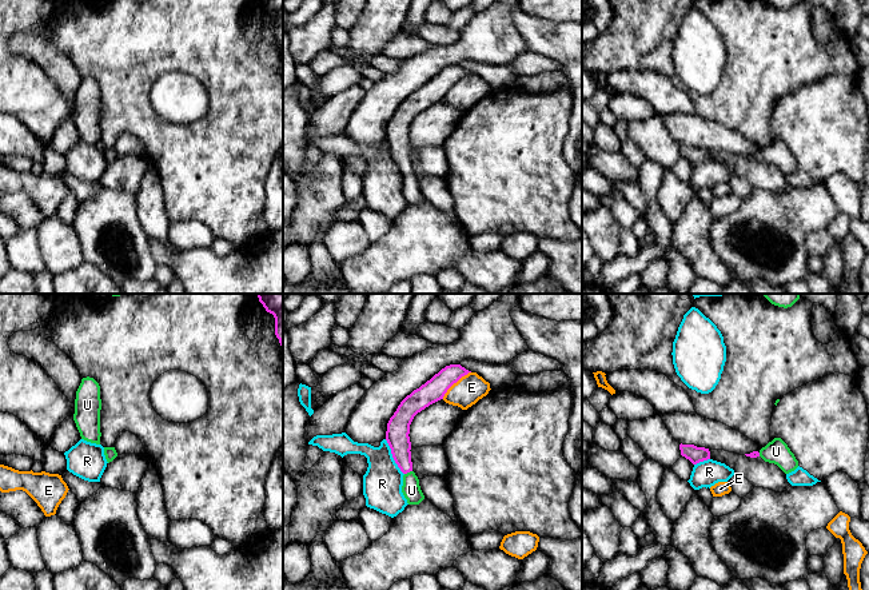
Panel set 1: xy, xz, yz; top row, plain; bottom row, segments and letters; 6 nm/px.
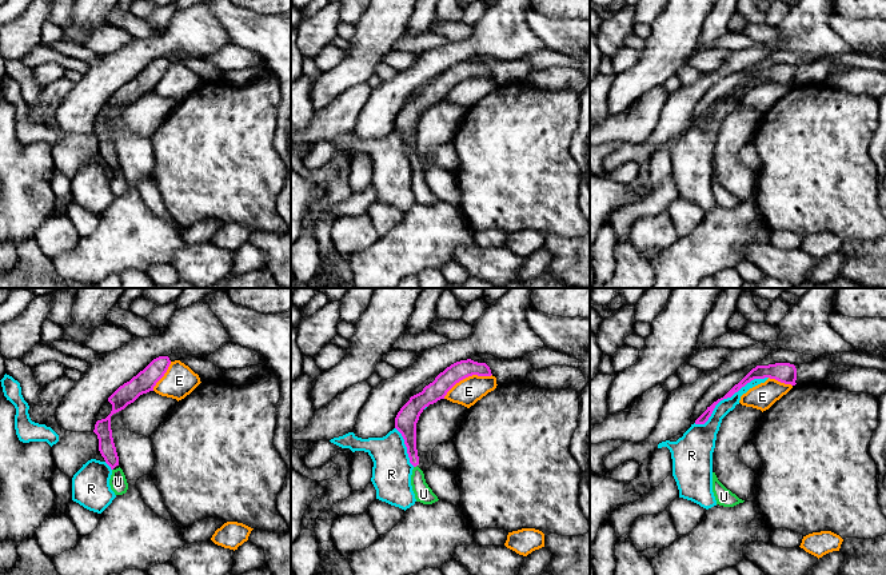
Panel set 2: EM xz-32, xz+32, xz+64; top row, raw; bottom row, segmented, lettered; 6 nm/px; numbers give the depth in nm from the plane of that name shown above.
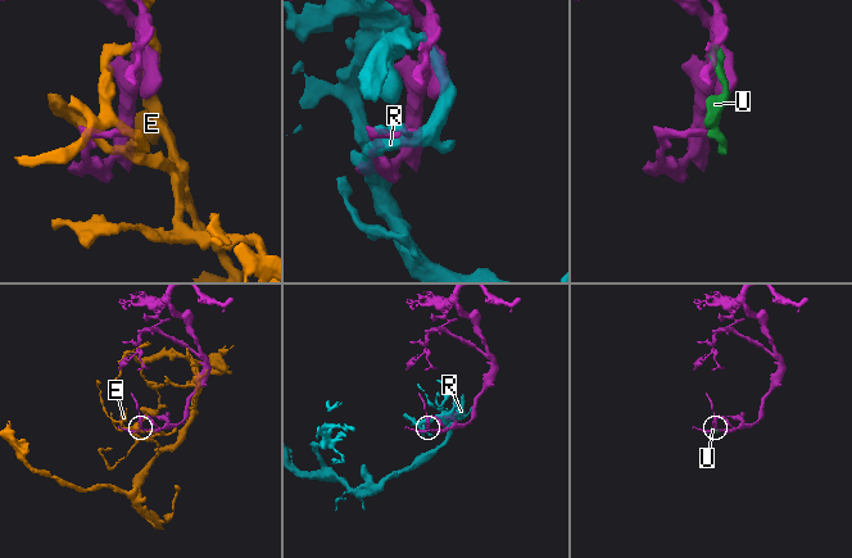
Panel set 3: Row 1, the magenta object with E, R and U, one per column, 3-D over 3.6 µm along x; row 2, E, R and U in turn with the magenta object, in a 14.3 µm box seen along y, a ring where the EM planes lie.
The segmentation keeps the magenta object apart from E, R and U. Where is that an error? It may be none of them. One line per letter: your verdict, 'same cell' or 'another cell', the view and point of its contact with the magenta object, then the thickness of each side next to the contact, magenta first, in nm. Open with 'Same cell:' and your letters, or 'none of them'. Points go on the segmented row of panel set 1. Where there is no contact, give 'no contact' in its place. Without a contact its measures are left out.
Same cell: U
E: another cell | xz (454, 382) | 140/170 nm
R: another cell | xz (393, 457) | 140/240 nm
U: same cell | xz (407, 471) | 140/110 nm

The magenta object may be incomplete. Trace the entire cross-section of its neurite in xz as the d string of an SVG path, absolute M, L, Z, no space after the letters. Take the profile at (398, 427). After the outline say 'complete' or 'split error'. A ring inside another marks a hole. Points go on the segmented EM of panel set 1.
M461 364L446 366L430 380L407 395L387 423L386 440L395 463L404 474L402 493L408 505L419 505L424 499L419 479L412 471L411 442L408 436L410 424L418 412L443 399L447 390L469 372L471 371Z; split error

